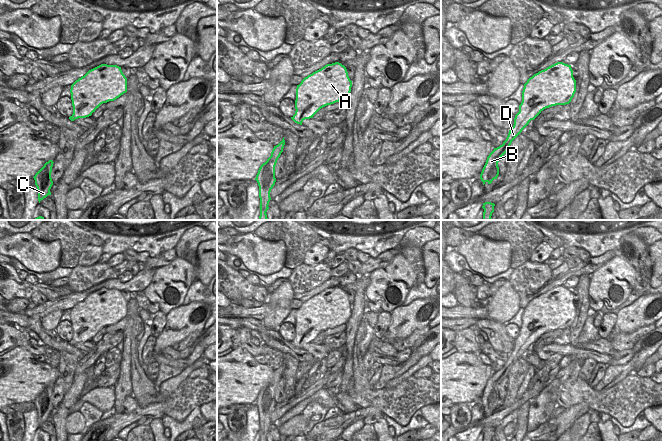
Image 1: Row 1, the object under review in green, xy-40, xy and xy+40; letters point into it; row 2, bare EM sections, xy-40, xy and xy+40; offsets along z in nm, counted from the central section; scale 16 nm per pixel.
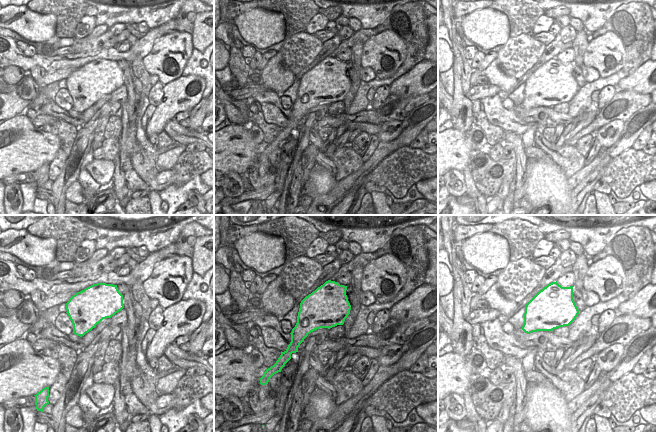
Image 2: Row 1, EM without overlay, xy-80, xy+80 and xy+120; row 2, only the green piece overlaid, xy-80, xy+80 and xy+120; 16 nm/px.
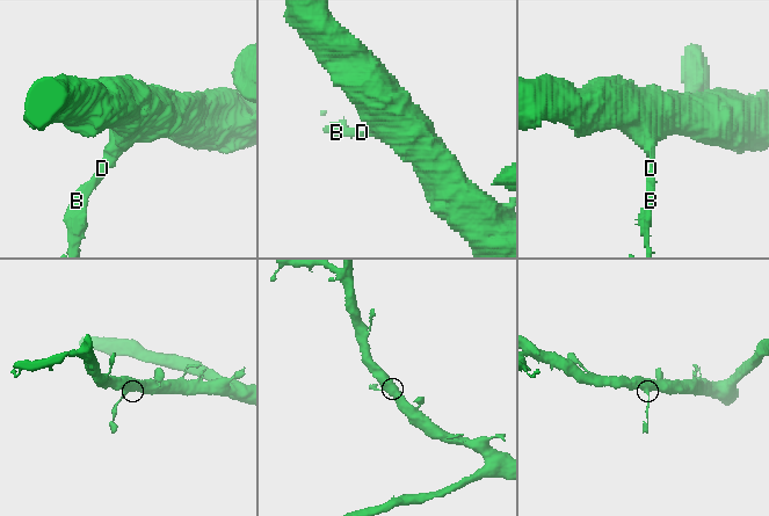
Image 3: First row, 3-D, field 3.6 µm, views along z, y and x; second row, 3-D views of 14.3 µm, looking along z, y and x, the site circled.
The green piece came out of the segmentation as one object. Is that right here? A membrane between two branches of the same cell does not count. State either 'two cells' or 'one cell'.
two cells

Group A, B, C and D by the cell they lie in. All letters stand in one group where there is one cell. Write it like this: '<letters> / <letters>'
A / B C D

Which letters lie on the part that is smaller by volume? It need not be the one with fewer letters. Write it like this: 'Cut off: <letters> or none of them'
Cut off: B, C, D

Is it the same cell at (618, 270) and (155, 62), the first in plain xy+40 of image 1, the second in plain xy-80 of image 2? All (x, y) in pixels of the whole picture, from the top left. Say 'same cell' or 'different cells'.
same cell

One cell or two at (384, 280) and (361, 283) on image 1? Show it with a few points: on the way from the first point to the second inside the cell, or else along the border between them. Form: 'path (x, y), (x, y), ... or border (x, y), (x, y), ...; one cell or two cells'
border (369, 274), (369, 284), (364, 290); two cells

